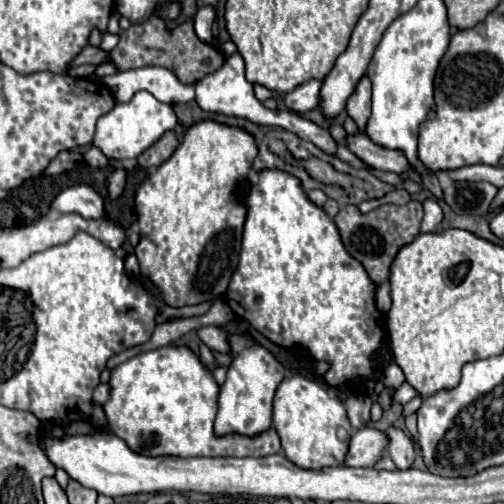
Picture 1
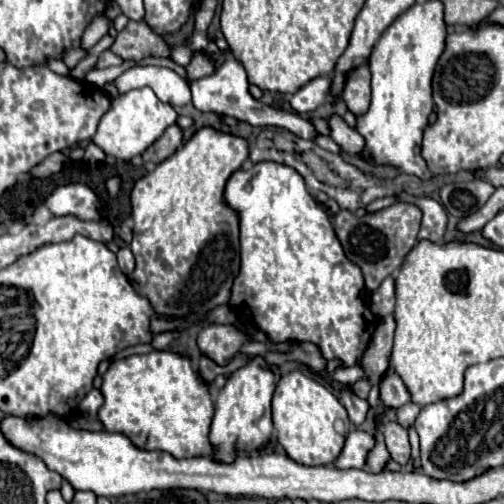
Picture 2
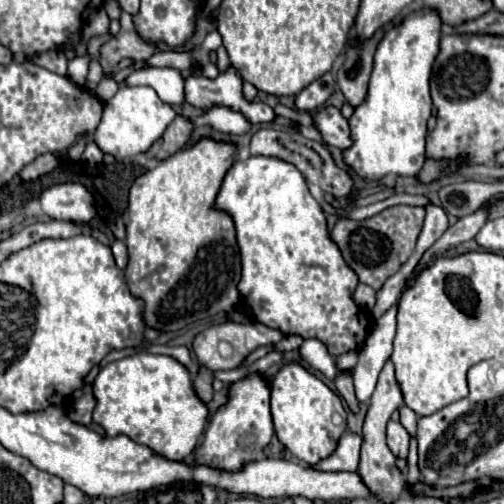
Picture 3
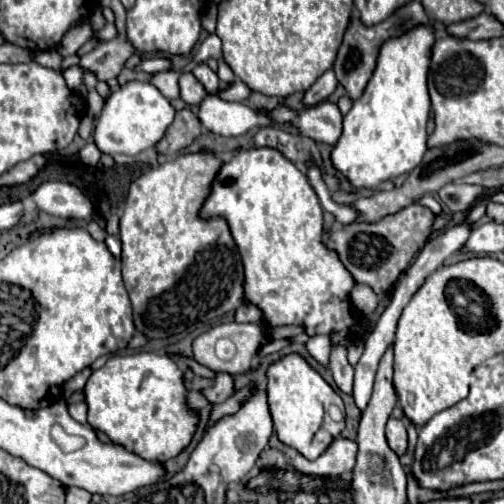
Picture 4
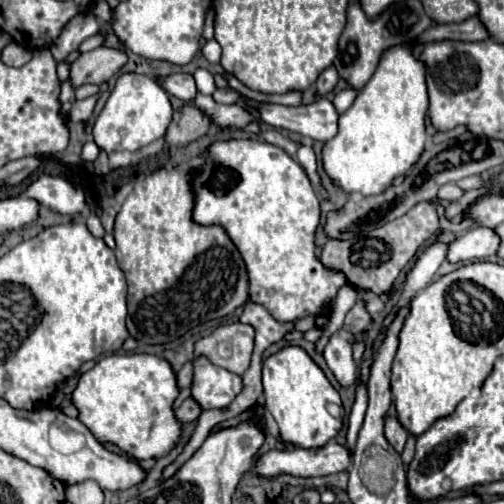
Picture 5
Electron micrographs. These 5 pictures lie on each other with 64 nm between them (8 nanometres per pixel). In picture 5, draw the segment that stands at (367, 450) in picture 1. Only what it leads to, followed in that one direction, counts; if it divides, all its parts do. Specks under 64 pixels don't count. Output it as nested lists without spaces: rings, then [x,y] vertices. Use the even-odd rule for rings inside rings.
[[[330,440],[324,448],[318,448],[318,450],[302,450],[302,448],[296,448],[294,452],[272,450],[268,454],[264,454],[260,460],[254,462],[254,472],[262,474],[262,476],[278,476],[282,472],[282,474],[292,474],[292,476],[314,478],[314,476],[326,476],[326,474],[344,472],[344,470],[348,470],[350,464],[352,464],[350,448],[344,446],[344,444],[338,444],[336,440]]]

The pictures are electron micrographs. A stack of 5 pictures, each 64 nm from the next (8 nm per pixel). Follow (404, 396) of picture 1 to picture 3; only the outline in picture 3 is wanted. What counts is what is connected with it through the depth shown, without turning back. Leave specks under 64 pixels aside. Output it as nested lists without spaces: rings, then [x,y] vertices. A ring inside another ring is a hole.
[[[388,362],[380,372],[380,378],[378,378],[378,384],[372,394],[370,408],[368,408],[368,414],[364,420],[364,432],[362,432],[364,444],[362,444],[360,468],[358,468],[358,472],[360,472],[360,476],[364,476],[364,482],[368,484],[368,488],[372,488],[372,492],[376,492],[376,498],[384,500],[384,502],[396,500],[404,490],[404,476],[396,470],[396,466],[394,466],[396,458],[392,456],[392,452],[386,446],[386,424],[388,424],[392,412],[398,410],[398,406],[402,406],[402,404],[404,404],[404,394],[394,376],[394,366],[392,366],[392,362]]]

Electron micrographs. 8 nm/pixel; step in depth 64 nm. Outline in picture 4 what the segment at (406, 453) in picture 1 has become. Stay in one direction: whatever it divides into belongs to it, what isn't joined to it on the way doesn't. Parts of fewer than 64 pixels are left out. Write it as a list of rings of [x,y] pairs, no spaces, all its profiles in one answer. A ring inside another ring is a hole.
[[[390,418],[388,424],[386,424],[386,440],[388,440],[388,446],[398,454],[406,454],[408,450],[408,436],[406,436],[406,426],[402,420],[394,420]]]

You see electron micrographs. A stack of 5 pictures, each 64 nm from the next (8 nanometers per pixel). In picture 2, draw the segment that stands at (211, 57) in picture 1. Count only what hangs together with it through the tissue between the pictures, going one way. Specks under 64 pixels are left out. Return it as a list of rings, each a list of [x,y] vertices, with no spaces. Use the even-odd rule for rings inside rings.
[[[128,22],[128,26],[118,32],[116,42],[110,48],[116,56],[124,62],[140,62],[148,56],[156,58],[170,58],[170,46],[166,44],[164,36],[156,34],[146,22]],[[76,48],[76,50],[68,50],[66,54],[64,54],[64,64],[68,66],[68,68],[74,68],[82,58],[86,56],[86,50],[82,50],[82,48]],[[196,50],[194,54],[192,54],[192,60],[190,60],[190,64],[186,66],[186,80],[198,80],[198,78],[204,78],[204,76],[210,76],[210,74],[214,74],[214,68],[216,64],[214,64],[214,60],[210,58],[210,54],[206,54],[206,52],[202,52],[202,50]]]

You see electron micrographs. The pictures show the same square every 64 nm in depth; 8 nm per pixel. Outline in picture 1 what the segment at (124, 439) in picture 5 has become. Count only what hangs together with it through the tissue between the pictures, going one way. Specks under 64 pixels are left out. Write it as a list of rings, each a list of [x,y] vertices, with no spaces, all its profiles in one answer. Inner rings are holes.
[[[162,346],[158,350],[150,350],[150,352],[142,352],[130,360],[126,360],[124,364],[116,366],[112,370],[112,376],[110,376],[110,400],[104,404],[104,412],[106,412],[106,418],[108,418],[108,428],[120,436],[130,450],[134,450],[136,454],[144,454],[144,456],[150,456],[150,458],[156,458],[156,456],[180,456],[180,458],[190,458],[190,456],[270,456],[270,454],[278,454],[280,452],[280,438],[278,438],[278,432],[274,428],[268,428],[264,432],[260,432],[258,436],[244,436],[244,434],[224,434],[224,436],[218,436],[214,432],[214,420],[216,420],[216,412],[218,412],[218,392],[220,392],[220,386],[218,382],[214,380],[214,374],[202,364],[202,360],[188,348],[188,346]]]

